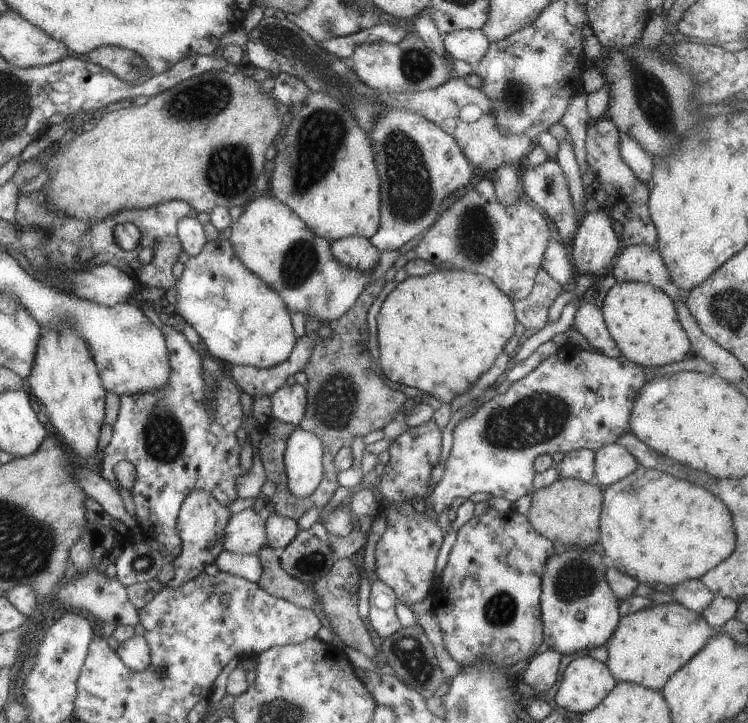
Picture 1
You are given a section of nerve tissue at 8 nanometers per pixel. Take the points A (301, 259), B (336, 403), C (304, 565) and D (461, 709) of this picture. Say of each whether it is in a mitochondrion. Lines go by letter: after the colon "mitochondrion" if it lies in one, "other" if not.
A: mitochondrion
B: mitochondrion
C: mitochondrion
D: mitochondrion

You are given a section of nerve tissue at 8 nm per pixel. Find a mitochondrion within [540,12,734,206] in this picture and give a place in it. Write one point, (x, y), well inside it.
(652, 97)

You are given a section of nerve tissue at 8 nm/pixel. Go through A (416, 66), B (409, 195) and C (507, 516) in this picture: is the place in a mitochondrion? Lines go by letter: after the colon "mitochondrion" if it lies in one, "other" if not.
A: mitochondrion
B: mitochondrion
C: other

